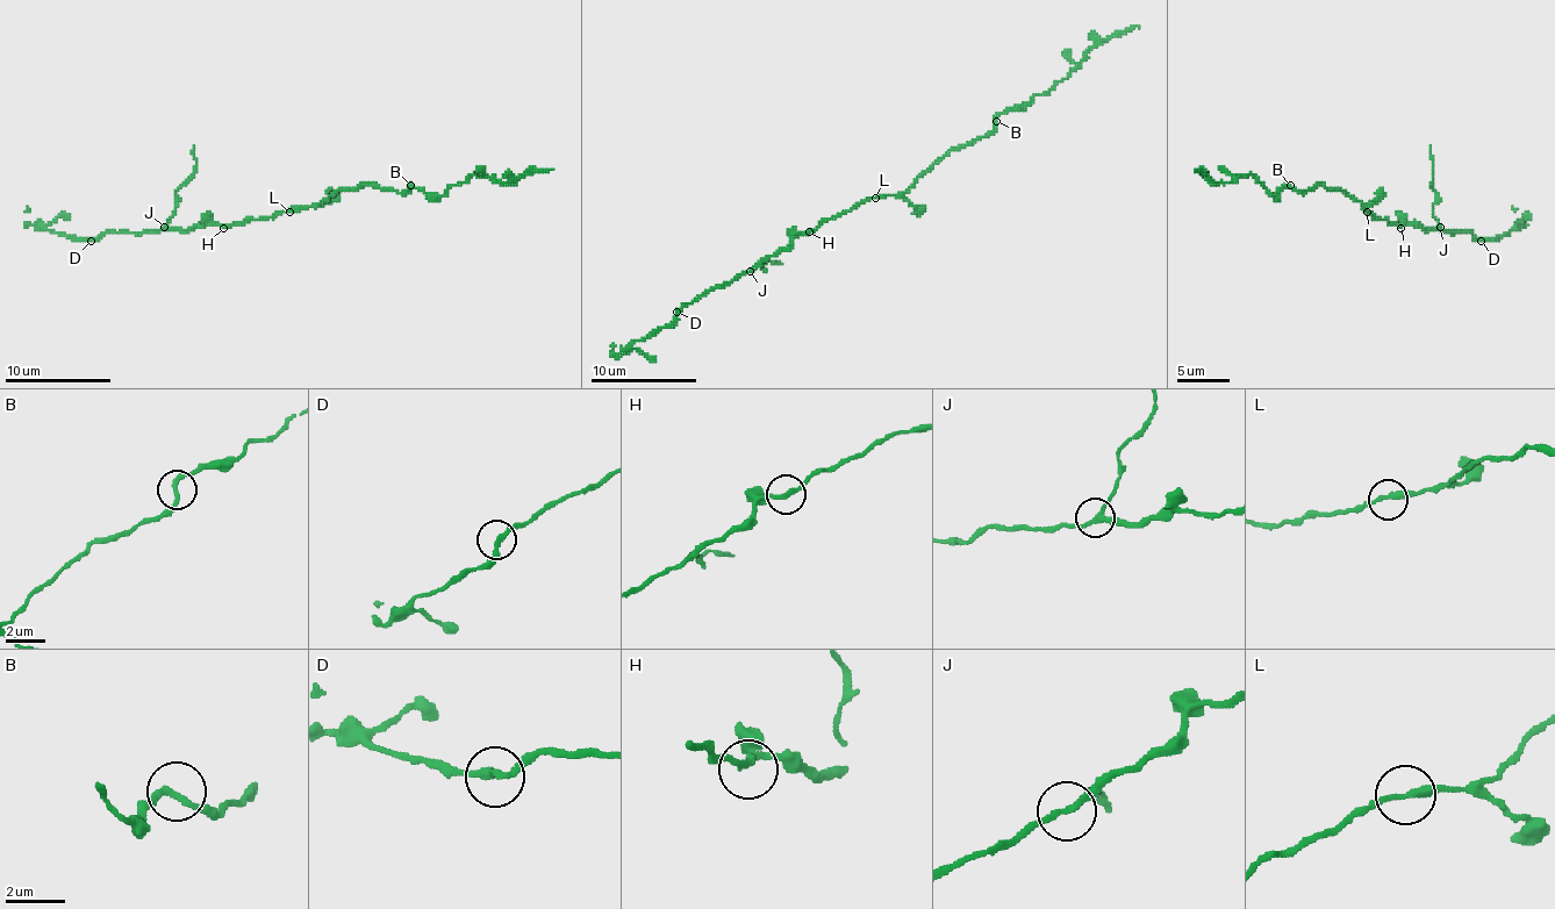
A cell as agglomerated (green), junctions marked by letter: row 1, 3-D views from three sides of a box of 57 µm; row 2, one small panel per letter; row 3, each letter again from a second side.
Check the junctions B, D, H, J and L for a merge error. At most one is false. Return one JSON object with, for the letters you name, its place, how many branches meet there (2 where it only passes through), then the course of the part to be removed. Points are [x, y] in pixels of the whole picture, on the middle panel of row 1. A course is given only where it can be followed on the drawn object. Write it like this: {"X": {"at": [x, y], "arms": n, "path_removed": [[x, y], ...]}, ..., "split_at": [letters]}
{"J": {"at": [750, 271], "arms": 3, "path_removed": [[751, 272], [761, 264], [780, 262]]}, "split_at": ["J"]}

